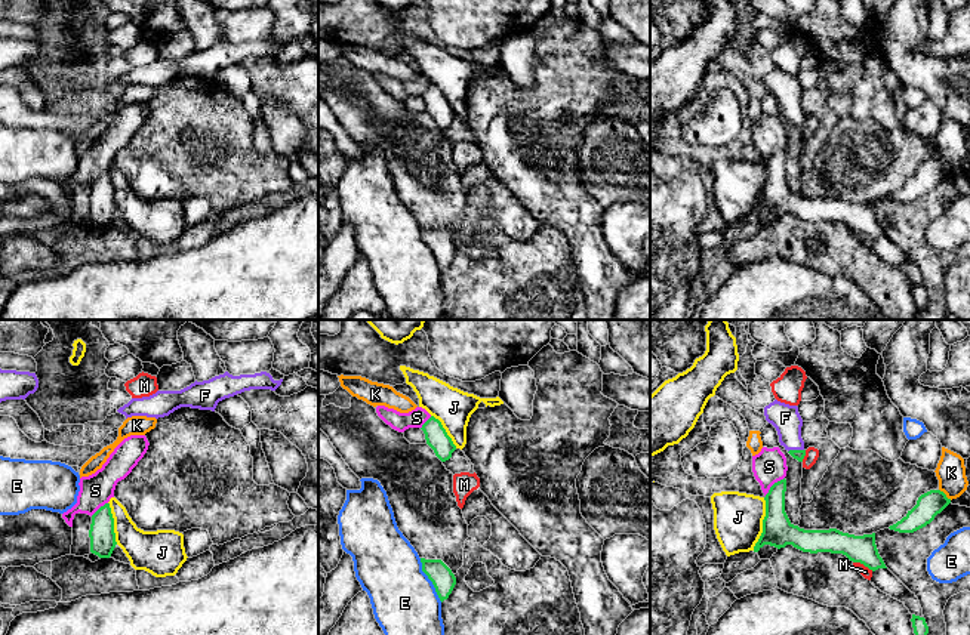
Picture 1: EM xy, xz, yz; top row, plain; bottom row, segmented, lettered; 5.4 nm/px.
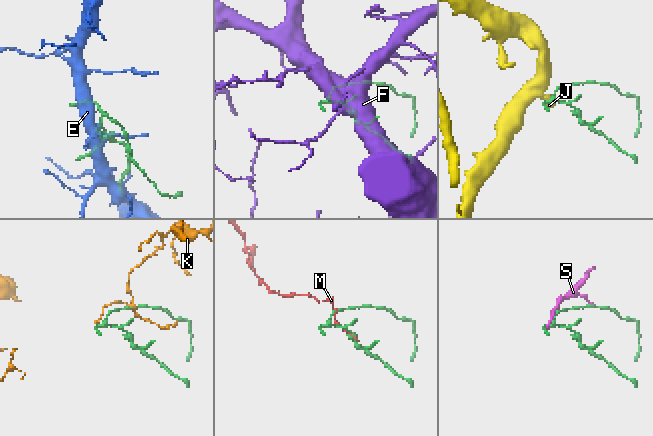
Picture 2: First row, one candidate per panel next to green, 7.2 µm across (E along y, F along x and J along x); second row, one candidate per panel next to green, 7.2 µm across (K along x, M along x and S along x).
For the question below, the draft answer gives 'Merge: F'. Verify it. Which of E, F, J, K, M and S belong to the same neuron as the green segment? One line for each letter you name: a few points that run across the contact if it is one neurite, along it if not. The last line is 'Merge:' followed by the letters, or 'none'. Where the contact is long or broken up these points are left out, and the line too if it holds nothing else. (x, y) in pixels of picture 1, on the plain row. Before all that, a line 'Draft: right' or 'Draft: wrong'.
Draft: right
Merge: F

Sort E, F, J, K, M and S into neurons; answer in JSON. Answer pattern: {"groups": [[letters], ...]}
{"groups": [["E"], ["F"], ["J"], ["K"], ["M"], ["S"]]}

